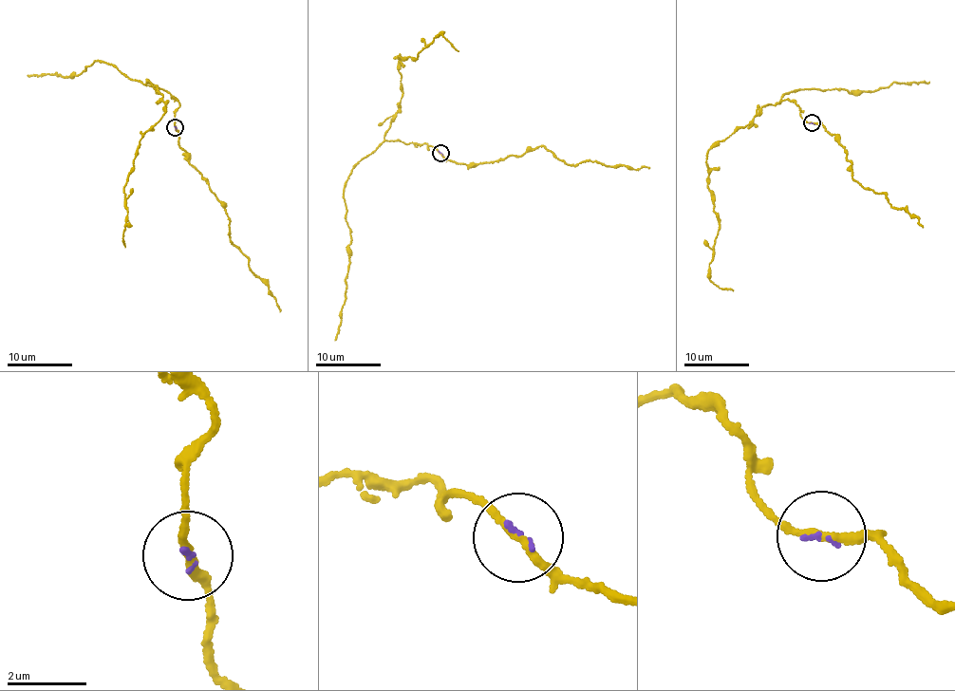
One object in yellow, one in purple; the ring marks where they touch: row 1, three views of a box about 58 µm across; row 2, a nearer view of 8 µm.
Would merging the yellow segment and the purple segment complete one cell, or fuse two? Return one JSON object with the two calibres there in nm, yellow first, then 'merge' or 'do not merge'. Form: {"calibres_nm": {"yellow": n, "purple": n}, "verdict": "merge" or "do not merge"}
{"calibres_nm": {"yellow": 190, "purple": 90}, "verdict": "merge"}

